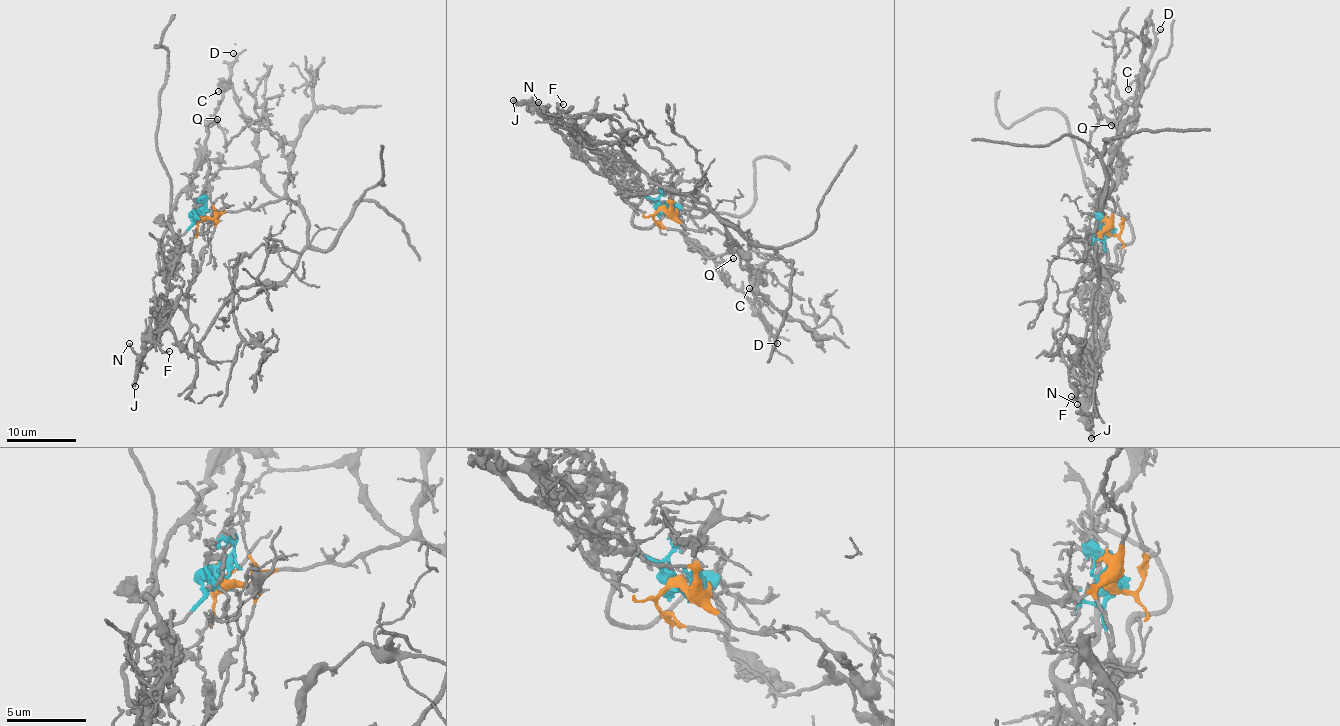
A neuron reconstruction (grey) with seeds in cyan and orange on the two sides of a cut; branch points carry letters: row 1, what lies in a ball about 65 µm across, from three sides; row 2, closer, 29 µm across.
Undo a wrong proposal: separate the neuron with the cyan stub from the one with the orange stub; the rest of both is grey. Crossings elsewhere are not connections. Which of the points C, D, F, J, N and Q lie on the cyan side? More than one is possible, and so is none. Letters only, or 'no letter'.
C, D, F, J, N, Q

